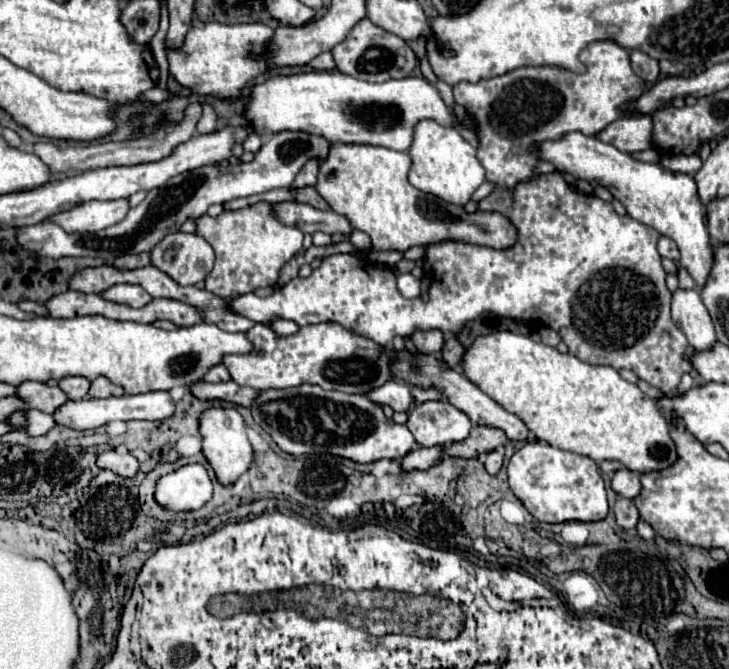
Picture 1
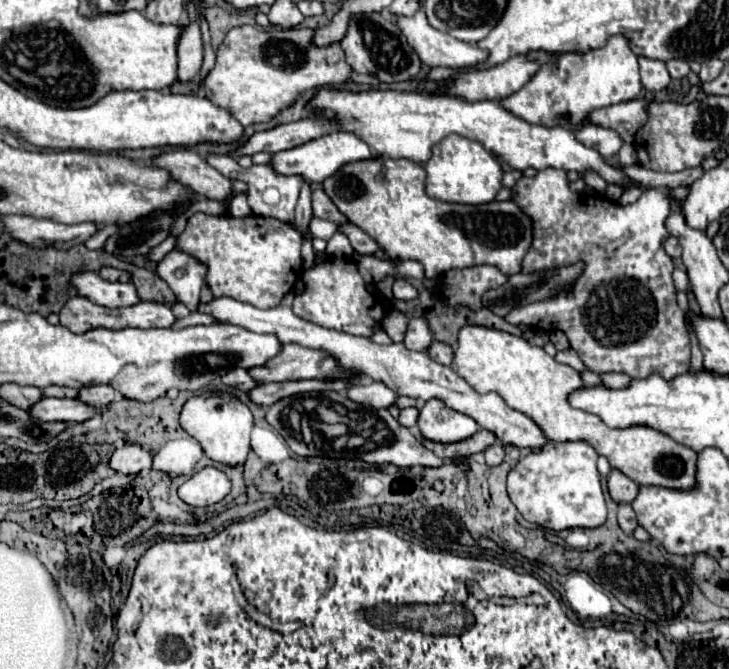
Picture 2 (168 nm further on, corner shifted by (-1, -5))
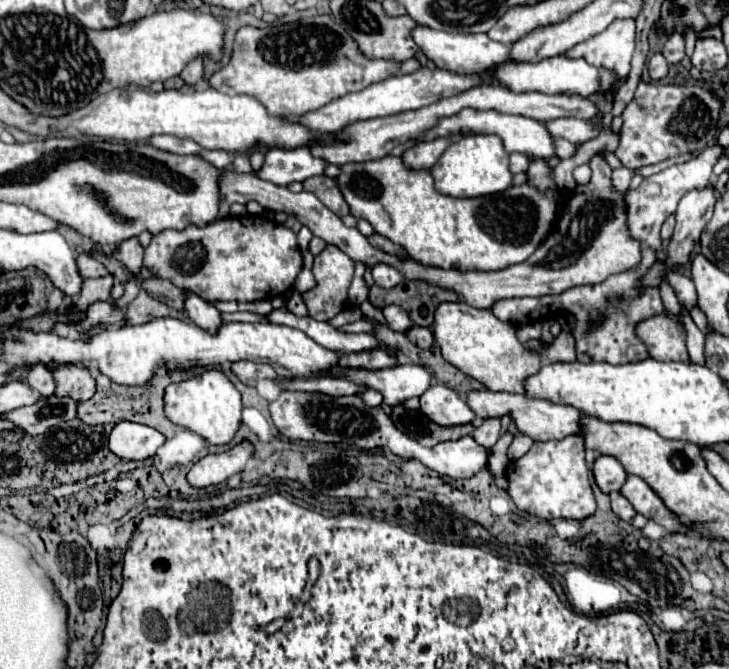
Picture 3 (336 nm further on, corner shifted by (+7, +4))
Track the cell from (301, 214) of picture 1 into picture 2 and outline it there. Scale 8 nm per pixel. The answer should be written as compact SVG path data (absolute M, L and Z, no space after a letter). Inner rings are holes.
M351 222L339 224L339 232L343 232L343 234L349 238L351 246L353 246L353 250L355 250L357 254L373 254L373 252L379 248L379 244L377 244L369 234L365 234L361 228L357 228L357 226L351 224Z

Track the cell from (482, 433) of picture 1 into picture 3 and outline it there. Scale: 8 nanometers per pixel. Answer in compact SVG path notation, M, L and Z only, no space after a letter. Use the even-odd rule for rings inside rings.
M397 405L391 413L391 419L399 427L399 431L407 433L415 441L419 441L425 447L433 447L441 441L455 441L463 435L469 435L473 431L473 425L455 425L455 427L443 427L433 421L429 421L421 411L409 411L401 405Z

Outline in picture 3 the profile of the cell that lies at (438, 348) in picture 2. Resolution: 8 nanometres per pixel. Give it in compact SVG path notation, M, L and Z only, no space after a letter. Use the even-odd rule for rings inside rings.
M411 327L411 331L407 331L405 333L407 335L407 339L411 341L411 343L415 343L417 347L421 347L421 349L429 349L431 345L433 345L433 333L431 333L431 329L427 329L427 327Z

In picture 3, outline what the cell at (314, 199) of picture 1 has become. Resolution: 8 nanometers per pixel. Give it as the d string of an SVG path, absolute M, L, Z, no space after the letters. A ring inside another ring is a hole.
M317 175L317 177L311 177L311 179L305 179L303 181L303 189L313 193L323 205L327 205L335 215L339 217L345 217L349 215L349 207L347 207L347 201L343 199L337 183L333 177L325 177L325 175Z

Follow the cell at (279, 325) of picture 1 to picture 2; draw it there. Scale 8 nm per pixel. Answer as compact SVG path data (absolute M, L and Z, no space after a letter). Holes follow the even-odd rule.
M289 292L281 300L279 306L269 308L269 310L259 310L251 304L245 304L245 302L239 302L233 298L213 298L211 302L201 302L197 312L209 314L217 322L223 322L223 324L235 324L235 326L241 326L241 328L247 328L247 330L259 332L259 334L273 334L283 344L295 342L295 344L301 344L307 348L325 350L333 358L337 358L337 362L343 368L357 368L371 380L387 384L399 396L411 396L411 398L425 400L425 402L433 400L433 398L443 400L451 410L471 416L481 428L493 432L503 444L513 444L517 448L533 448L535 450L547 442L543 432L531 418L509 408L505 404L505 400L495 392L489 392L489 394L475 392L461 376L457 376L453 372L453 368L431 360L427 356L427 352L413 352L413 350L407 350L403 344L395 344L395 342L389 346L381 346L381 344L375 344L371 338L361 338L361 336L353 336L353 334L345 334L345 332L337 332L337 330L327 330L323 326L317 326L313 322L307 322L307 320L295 316L291 310L291 302L293 302L293 292Z

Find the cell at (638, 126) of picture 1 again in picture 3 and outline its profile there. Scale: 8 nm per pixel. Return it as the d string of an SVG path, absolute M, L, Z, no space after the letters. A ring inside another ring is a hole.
M551 119L551 123L545 123L547 131L551 131L553 137L563 137L571 143L585 143L593 137L597 137L599 129L583 119Z

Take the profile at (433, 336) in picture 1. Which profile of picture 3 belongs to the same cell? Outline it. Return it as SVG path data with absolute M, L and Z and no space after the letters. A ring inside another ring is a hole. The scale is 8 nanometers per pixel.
M387 305L387 307L383 307L383 315L385 315L387 325L389 325L393 331L405 333L409 327L413 327L407 311L403 311L403 307L399 307L399 305Z

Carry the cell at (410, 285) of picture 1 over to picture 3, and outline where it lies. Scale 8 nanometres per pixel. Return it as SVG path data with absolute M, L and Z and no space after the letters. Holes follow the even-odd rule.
M377 263L375 267L371 267L371 273L373 273L375 285L379 285L383 289L391 289L403 281L403 275L399 275L399 271L395 271L395 267L387 267L387 263Z

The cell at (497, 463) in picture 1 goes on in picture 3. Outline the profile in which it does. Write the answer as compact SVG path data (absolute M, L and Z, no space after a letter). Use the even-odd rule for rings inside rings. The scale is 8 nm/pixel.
M483 419L483 423L477 425L475 431L473 431L473 439L475 439L479 445L483 445L485 449L491 449L491 447L497 443L499 435L501 435L499 419Z

